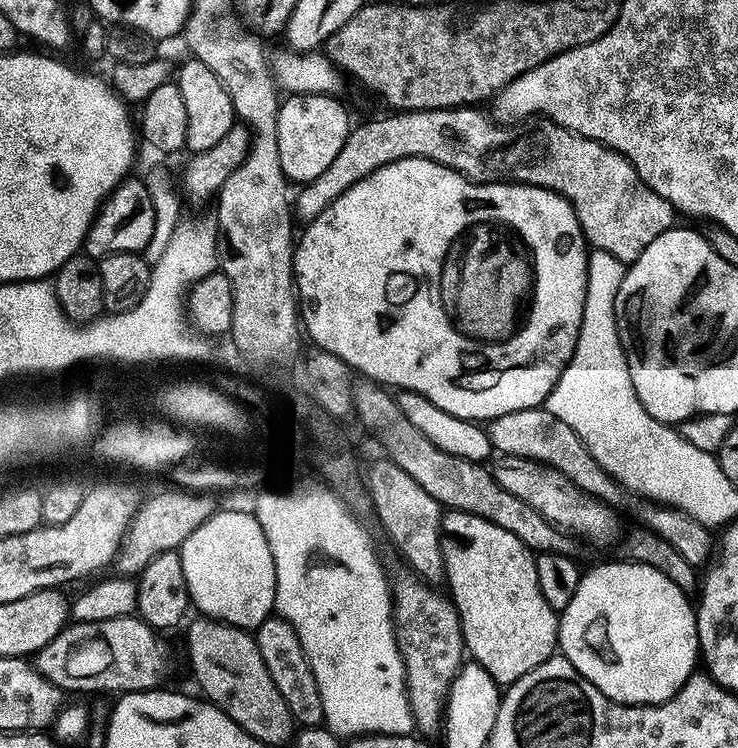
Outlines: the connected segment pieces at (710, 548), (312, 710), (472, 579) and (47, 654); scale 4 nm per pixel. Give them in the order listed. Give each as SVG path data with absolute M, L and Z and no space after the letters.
M547 407L514 410L510 414L502 414L487 421L486 431L487 443L492 448L496 447L500 456L536 460L547 468L558 470L566 478L574 481L584 493L603 502L609 509L625 508L630 515L644 523L641 525L647 531L658 534L664 541L668 541L691 566L702 568L709 563L714 552L714 536L704 524L698 523L696 519L690 518L677 508L643 499L623 488L609 472L602 470L594 454L590 454L586 442L582 442L582 438L578 438L578 434L574 434L574 430L570 430L570 426L562 422L562 418L554 418L554 414L550 414Z
M269 618L259 625L254 637L270 676L282 693L286 706L290 706L293 720L305 728L321 727L324 724L322 694L318 694L317 680L313 676L313 671L309 669L308 659L302 650L297 632L282 618Z
M448 510L440 521L440 548L444 552L444 575L447 591L460 616L461 634L467 655L481 664L497 684L512 684L522 674L530 674L534 666L546 662L558 648L558 614L542 598L538 586L536 556L510 530L502 530L494 522L469 512Z
M131 614L106 621L72 622L34 656L34 667L54 682L54 686L72 692L151 692L159 689L168 676L172 660L168 648L159 640L157 629Z

